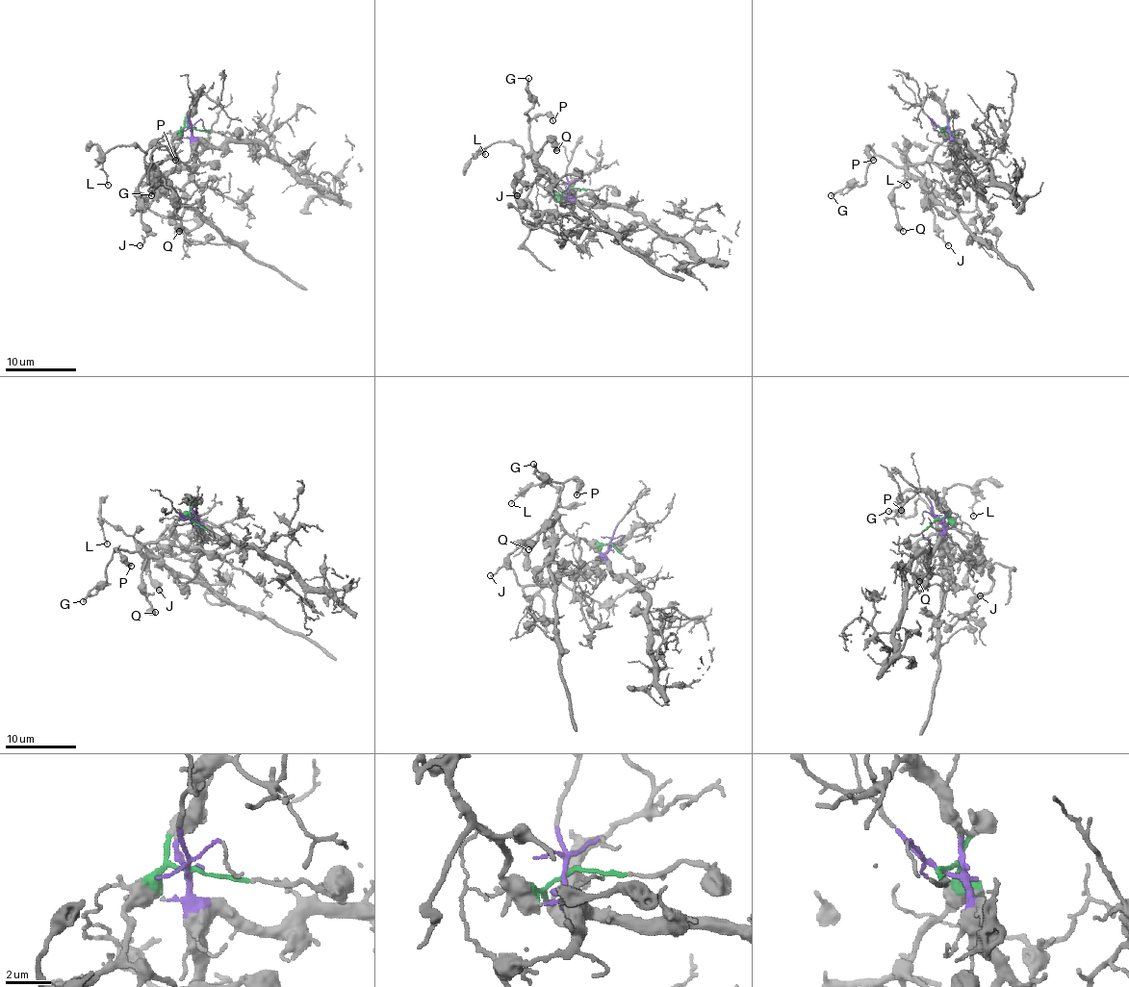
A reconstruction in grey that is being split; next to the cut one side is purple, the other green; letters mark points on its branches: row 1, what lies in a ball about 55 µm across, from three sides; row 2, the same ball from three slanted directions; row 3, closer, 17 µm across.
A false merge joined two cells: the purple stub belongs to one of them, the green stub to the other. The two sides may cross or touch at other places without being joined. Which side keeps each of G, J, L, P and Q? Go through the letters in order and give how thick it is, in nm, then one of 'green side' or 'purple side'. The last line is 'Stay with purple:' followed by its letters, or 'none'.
G: 220 nm thick; green side
J: 140 nm thick; green side
L: 120 nm thick; green side
P: 360 nm thick; green side
Q: 460 nm thick; green side
Stay with purple: none

